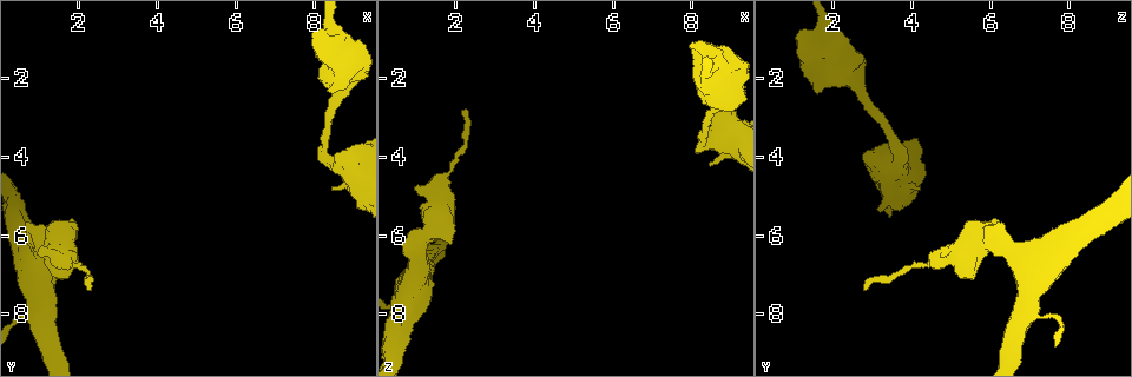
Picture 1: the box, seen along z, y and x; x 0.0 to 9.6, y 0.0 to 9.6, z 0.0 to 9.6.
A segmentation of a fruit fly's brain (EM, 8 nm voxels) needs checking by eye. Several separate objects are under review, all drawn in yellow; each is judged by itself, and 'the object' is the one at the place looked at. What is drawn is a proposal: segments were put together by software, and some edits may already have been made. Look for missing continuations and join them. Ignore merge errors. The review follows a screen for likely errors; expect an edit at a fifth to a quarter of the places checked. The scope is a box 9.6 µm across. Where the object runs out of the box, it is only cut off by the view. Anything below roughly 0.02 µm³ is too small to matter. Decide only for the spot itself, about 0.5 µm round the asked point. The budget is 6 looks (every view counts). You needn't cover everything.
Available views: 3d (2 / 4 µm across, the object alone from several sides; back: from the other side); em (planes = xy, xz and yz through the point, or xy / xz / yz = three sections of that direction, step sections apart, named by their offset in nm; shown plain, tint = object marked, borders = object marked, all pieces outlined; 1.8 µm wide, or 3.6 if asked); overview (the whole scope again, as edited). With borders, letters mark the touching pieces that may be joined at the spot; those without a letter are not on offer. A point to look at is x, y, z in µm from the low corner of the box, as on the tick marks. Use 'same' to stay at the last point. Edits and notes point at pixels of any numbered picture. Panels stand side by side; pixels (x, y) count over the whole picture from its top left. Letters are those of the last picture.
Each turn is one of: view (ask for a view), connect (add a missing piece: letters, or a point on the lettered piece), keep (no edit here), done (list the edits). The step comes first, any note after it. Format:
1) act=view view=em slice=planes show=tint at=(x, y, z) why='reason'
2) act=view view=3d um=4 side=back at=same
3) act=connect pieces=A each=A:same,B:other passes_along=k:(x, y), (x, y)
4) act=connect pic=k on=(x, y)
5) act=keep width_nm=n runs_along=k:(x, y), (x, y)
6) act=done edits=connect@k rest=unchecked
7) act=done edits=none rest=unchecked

act=view view=em slice=xz step=16 show=borders at=(8.40, 4.80, 4.15) why='branch stops here'

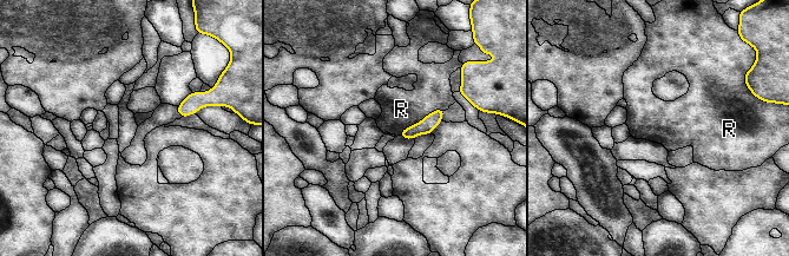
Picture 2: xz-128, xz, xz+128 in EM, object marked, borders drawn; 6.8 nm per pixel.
act=keep each=R:other runs_along=2:(440, 111), (425, 126), (403, 135) found='none of them fits'

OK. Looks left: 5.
act=view view=3d um=2 at=(2.35, 7.40, 2.85) why='tapers out'

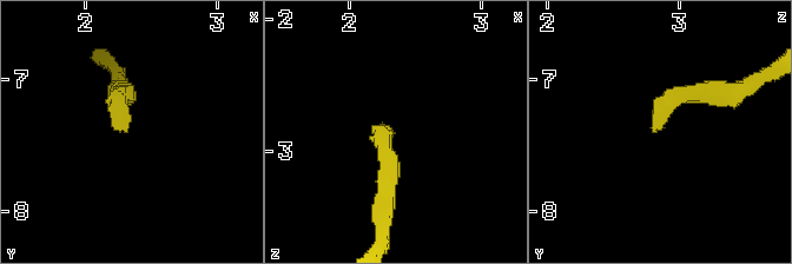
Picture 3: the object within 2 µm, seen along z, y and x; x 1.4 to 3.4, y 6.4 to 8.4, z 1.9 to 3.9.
act=view view=em slice=xy step=8 show=tint at=(2.32, 7.38, 2.88) why='need the tissue'

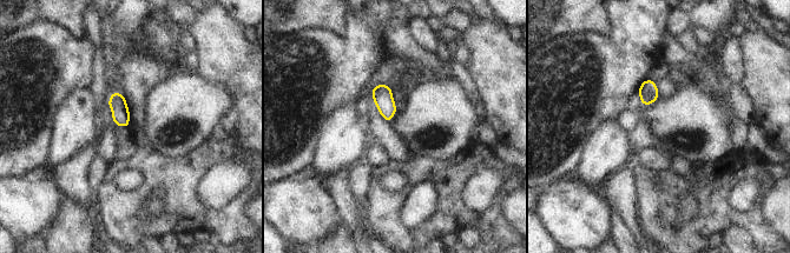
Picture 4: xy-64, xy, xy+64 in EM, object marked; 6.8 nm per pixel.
act=view view=em slice=planes show=borders at=same why='another direction'

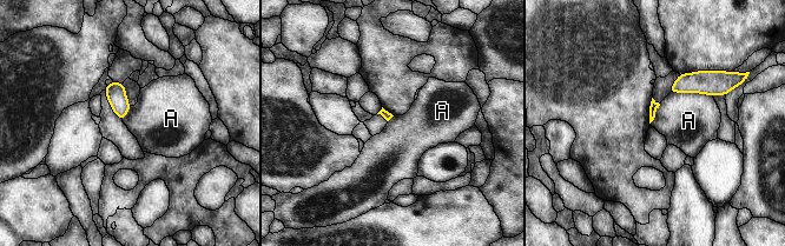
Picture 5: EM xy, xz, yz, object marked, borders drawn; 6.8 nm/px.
act=keep each=A:other border=5:(670, 92), (697, 92), (712, 97) found='no lettered piece goes on from it'

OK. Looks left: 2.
act=view view=em slice=yz step=16 show=borders at=(0.95, 6.50, 4.80)

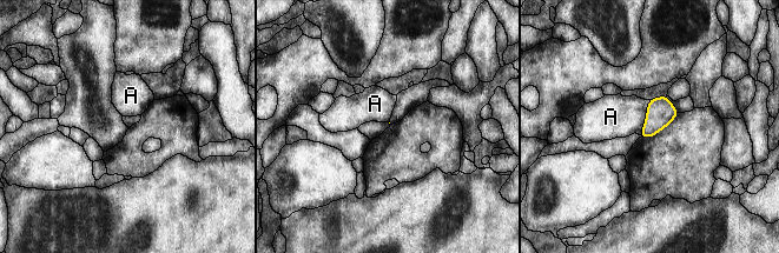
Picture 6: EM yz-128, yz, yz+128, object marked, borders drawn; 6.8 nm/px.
act=view view=em slice=xz step=16 show=borders at=same

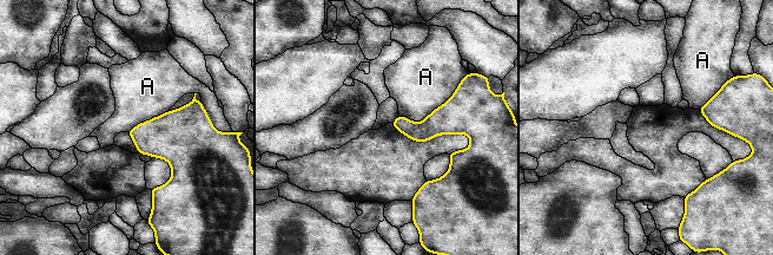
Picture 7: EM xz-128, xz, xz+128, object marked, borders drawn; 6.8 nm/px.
act=keep each=A:other found='no lettered piece goes on from it'

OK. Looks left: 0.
act=done edits=none rest=unchecked

